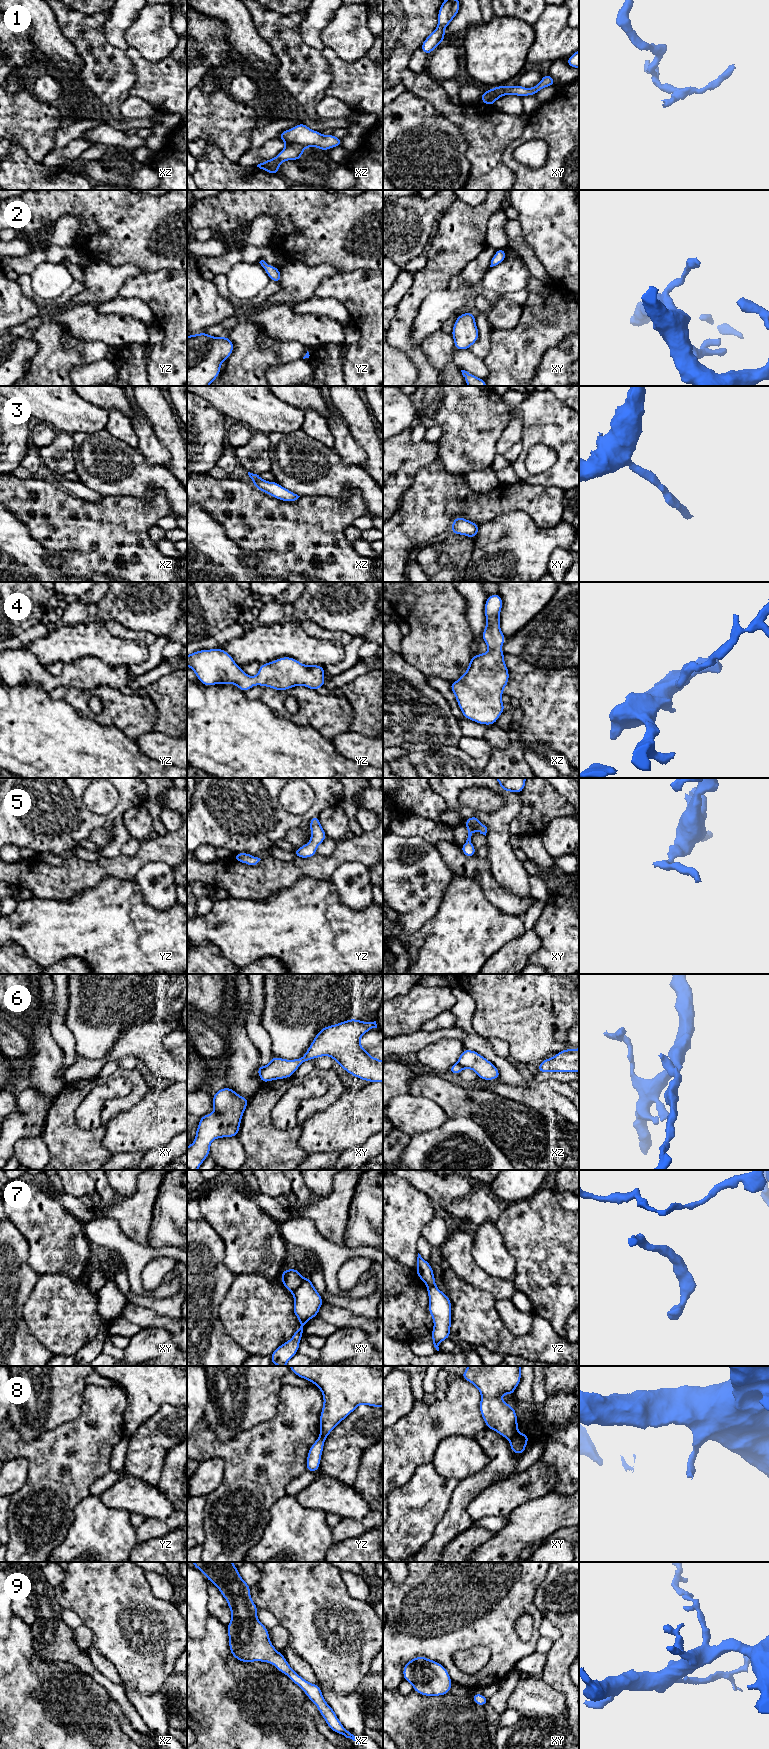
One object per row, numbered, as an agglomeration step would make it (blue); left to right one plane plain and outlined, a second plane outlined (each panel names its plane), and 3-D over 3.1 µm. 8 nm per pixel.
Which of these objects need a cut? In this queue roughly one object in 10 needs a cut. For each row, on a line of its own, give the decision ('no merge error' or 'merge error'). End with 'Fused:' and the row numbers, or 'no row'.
1: merge error
2: no merge error
3: no merge error
4: no merge error
5: no merge error
6: merge error
7: no merge error
8: merge error
9: no merge error
Fused: 1, 6, 8

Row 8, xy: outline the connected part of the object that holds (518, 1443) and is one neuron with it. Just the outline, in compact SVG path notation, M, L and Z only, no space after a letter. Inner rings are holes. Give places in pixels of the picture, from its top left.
M517 1433L514 1437L509 1439L509 1441L511 1451L518 1455L522 1455L526 1449L527 1442L529 1441L529 1436L527 1433Z

